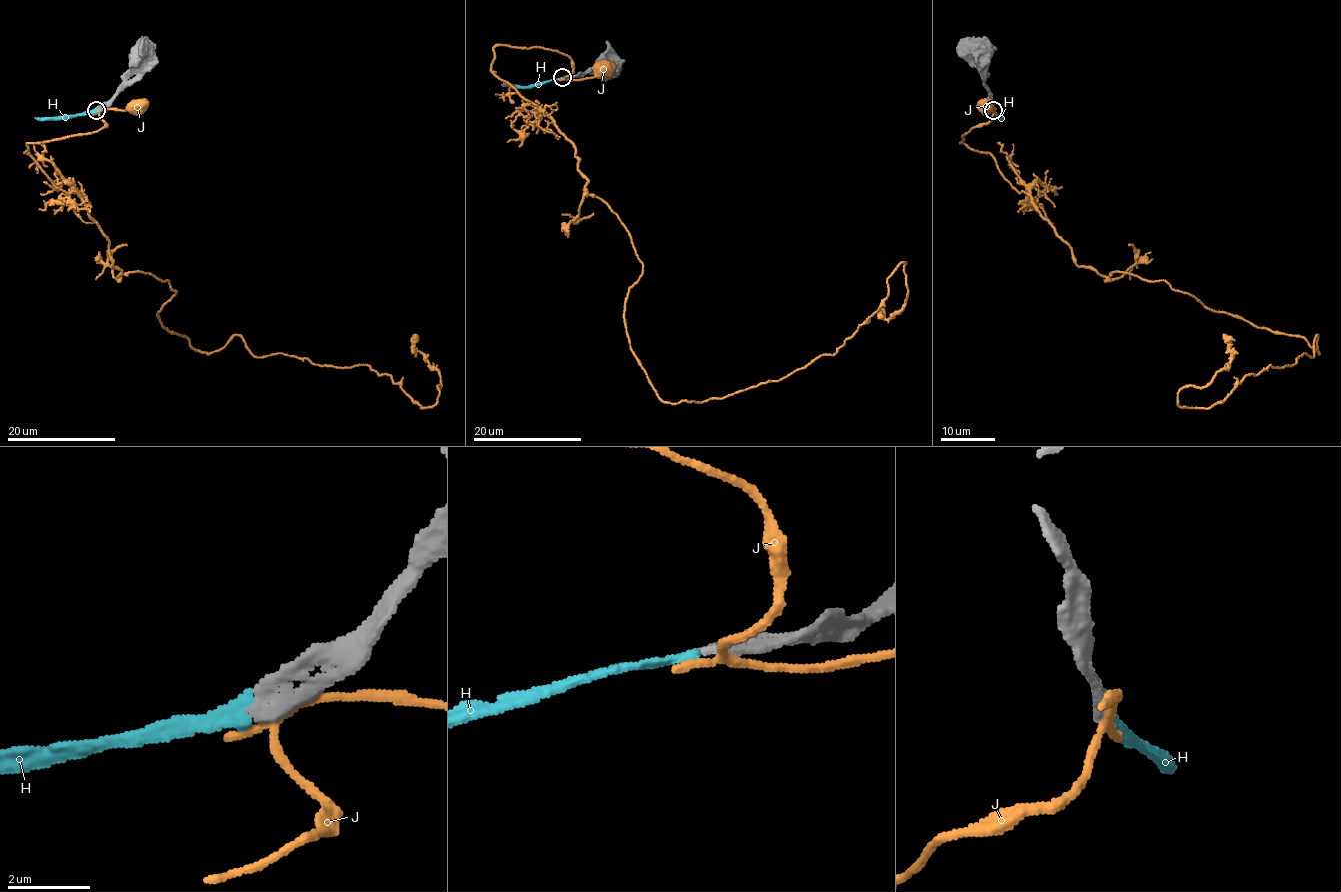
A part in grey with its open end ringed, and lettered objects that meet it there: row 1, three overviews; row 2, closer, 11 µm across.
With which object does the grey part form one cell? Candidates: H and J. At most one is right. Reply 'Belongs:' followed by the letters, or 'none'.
Belongs: H

